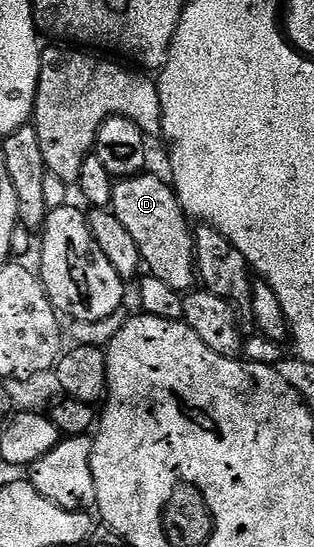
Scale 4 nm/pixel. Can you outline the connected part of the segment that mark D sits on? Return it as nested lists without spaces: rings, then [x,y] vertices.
[[[146,171],[136,177],[118,180],[114,184],[111,206],[113,214],[119,219],[119,223],[123,223],[123,227],[127,227],[131,239],[135,239],[135,247],[139,247],[144,268],[152,276],[163,279],[163,283],[167,283],[167,287],[172,289],[192,290],[195,285],[195,254],[193,252],[193,233],[191,225],[190,229],[188,225],[190,222],[187,220],[185,210],[177,202],[177,195],[172,184],[168,180],[160,181],[159,178],[152,177],[151,173]]]

